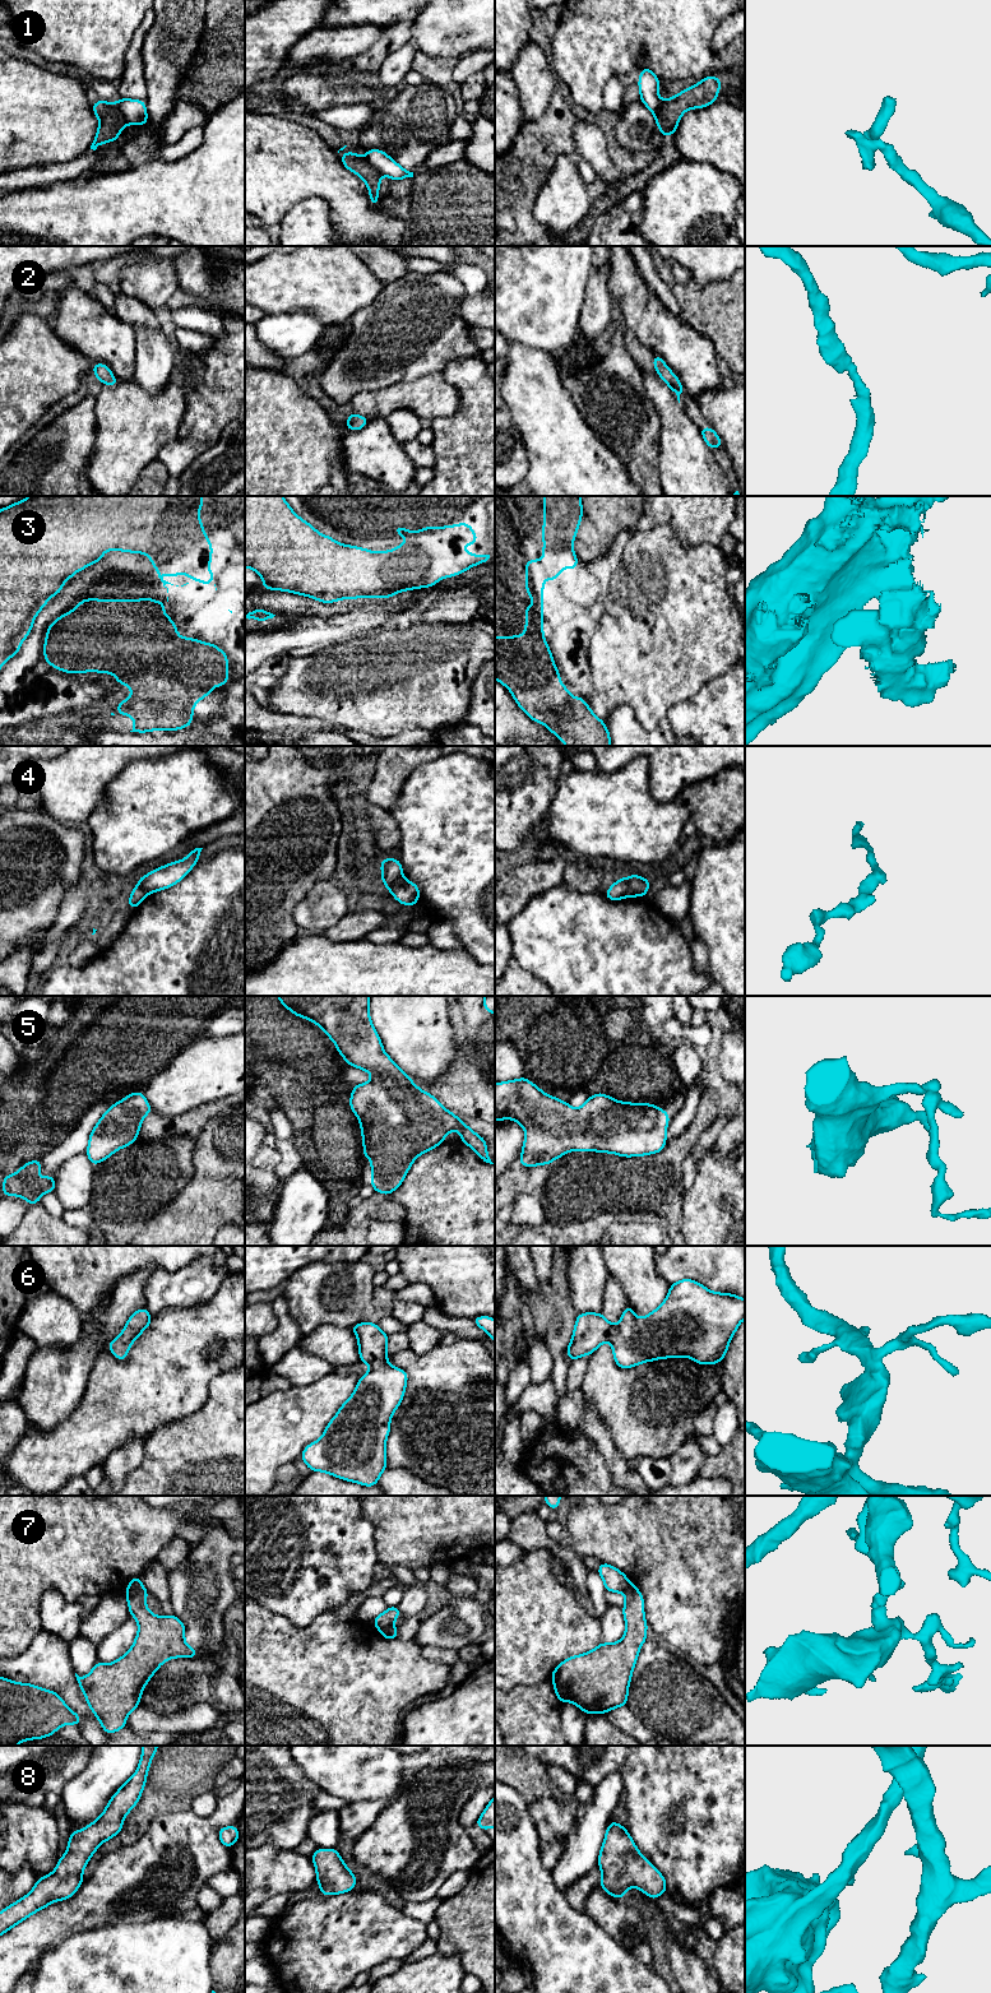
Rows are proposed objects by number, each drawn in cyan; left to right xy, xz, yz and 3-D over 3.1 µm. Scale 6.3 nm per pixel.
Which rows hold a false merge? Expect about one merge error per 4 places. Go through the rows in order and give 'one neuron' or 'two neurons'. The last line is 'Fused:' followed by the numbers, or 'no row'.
1: two neurons
2: one neuron
3: one neuron
4: two neurons
5: one neuron
6: one neuron
7: two neurons
8: one neuron
Fused: 1, 4, 7

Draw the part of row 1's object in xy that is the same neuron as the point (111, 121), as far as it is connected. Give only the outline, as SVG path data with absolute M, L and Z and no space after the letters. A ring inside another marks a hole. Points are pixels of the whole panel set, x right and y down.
M98 99L92 106L93 112L99 119L99 126L91 149L96 150L102 143L116 142L121 130L128 125L117 103Z

